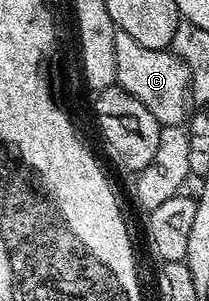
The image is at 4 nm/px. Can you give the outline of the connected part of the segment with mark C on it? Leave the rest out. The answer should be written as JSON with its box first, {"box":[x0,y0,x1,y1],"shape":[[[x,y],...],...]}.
{"box":[115,30,192,125],"shape":[[[115,30],[116,37],[116,73],[117,86],[123,87],[128,94],[136,97],[152,117],[163,125],[178,125],[183,122],[186,110],[192,107],[190,94],[190,74],[184,61],[178,58],[173,51],[167,49],[144,49],[140,41],[128,37],[128,33]]]}

